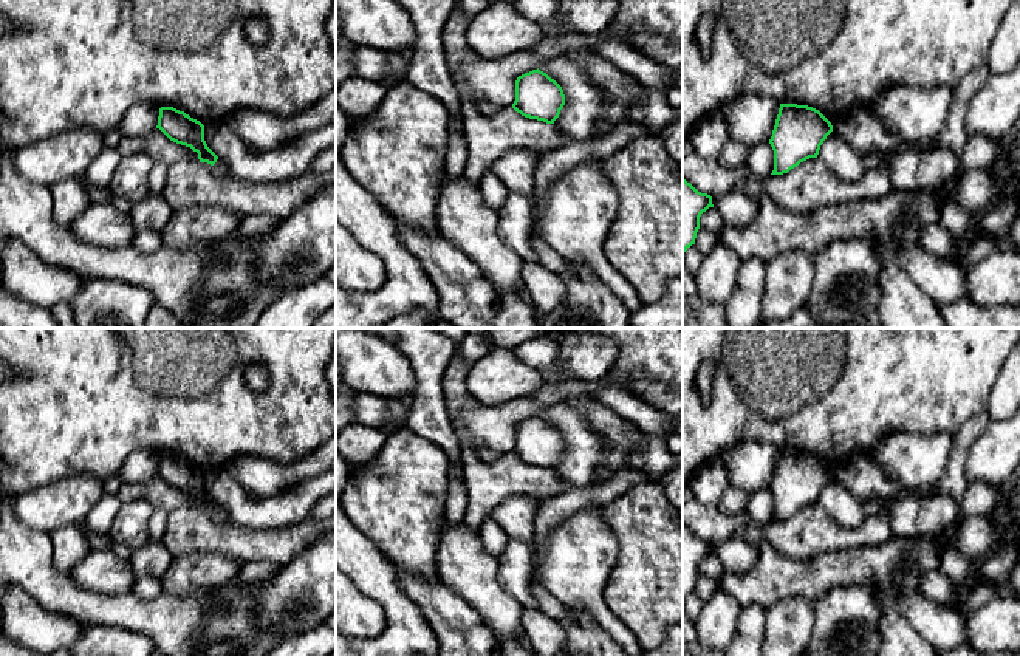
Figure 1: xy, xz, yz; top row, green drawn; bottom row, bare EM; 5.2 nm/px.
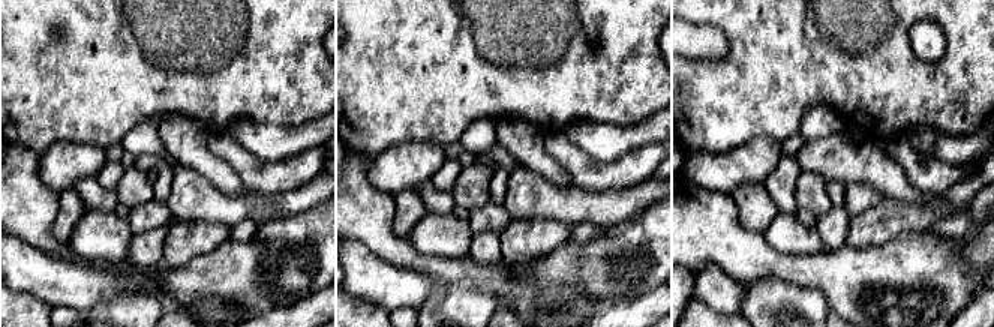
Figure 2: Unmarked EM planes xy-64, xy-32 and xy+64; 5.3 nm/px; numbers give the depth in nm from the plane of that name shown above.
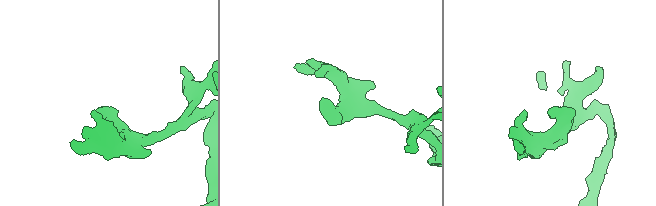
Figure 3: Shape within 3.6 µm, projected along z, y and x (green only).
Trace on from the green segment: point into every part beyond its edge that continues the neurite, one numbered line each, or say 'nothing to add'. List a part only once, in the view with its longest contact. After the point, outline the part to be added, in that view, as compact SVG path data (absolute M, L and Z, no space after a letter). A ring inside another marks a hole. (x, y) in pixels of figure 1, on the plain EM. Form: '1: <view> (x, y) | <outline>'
nothing to add

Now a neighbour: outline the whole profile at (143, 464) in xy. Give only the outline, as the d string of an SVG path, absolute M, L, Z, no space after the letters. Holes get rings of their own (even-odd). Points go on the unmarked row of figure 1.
M149 449L135 450L122 464L119 477L122 484L141 484L158 472L159 453Z

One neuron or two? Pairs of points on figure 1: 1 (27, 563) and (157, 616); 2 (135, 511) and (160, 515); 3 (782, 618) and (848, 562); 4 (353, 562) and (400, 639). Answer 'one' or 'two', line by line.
1: one
2: two
3: two
4: one

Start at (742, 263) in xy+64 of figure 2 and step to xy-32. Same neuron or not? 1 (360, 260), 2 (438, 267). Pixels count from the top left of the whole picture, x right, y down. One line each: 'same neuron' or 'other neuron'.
1: other neuron
2: same neuron

